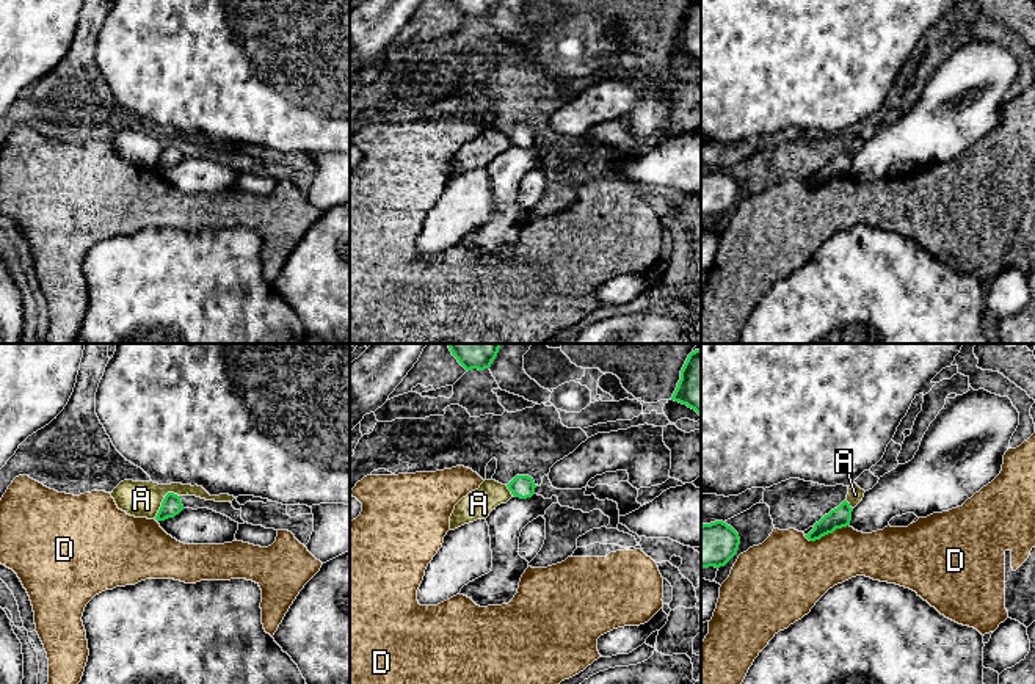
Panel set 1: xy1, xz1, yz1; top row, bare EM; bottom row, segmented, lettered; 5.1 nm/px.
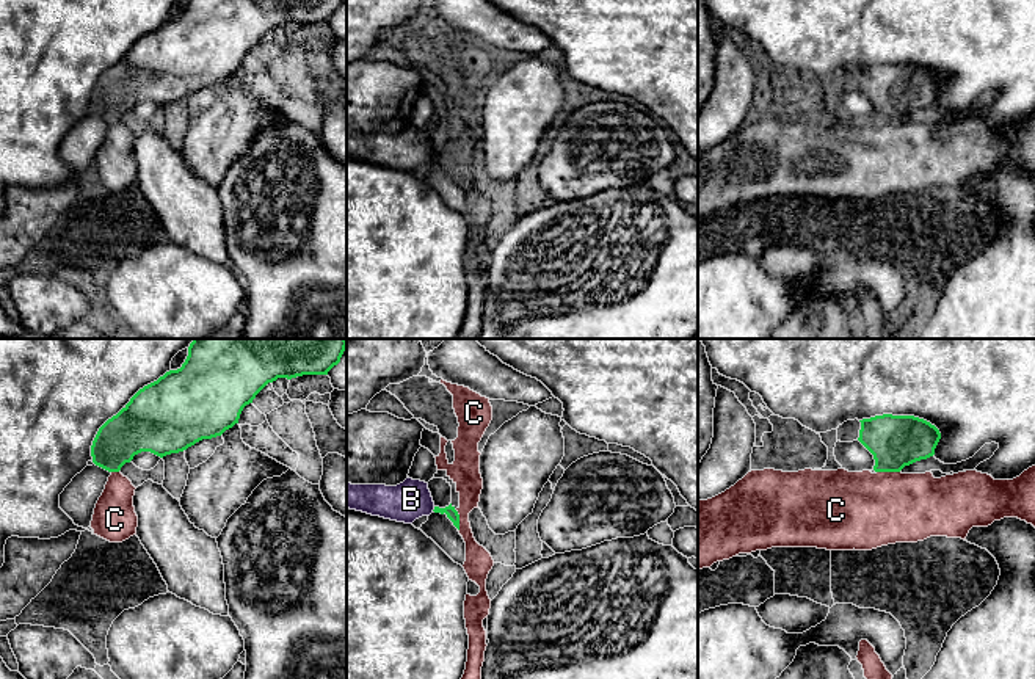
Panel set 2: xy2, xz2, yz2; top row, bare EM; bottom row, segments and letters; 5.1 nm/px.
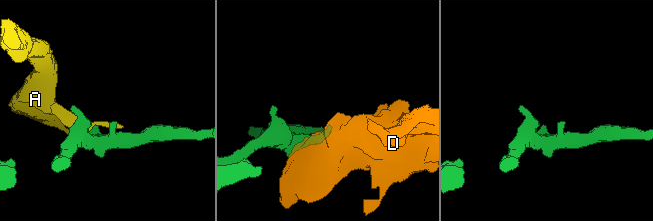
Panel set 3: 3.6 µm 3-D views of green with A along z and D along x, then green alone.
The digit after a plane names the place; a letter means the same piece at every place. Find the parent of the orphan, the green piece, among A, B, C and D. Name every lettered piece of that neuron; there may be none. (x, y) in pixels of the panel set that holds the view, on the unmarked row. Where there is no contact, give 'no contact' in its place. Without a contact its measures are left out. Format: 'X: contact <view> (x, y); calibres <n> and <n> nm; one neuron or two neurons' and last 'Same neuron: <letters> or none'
A: contact xy1 (163, 149); calibres 110 and 190 nm; two neurons
B: contact xz2 (435, 157); calibres 60 and 200 nm; one neuron
C: contact yz2 (888, 119); calibres 280 and 400 nm; two neurons
D: contact yz1 (825, 182); calibres 110 and 360 nm; two neurons
Same neuron: B

